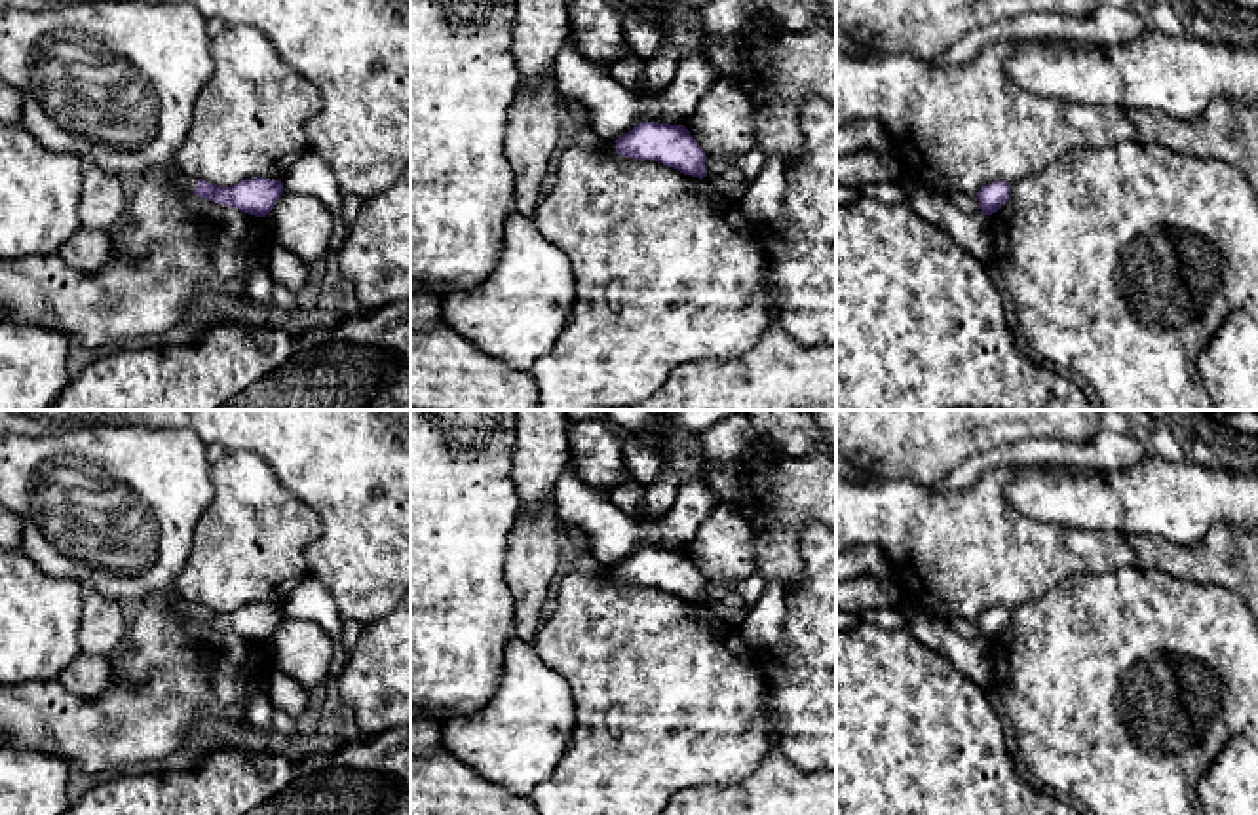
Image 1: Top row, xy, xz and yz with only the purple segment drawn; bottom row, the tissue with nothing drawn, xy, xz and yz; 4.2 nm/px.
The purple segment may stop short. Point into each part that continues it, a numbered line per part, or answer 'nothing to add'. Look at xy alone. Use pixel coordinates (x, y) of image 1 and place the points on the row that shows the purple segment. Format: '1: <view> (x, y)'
1: xy (114, 82)

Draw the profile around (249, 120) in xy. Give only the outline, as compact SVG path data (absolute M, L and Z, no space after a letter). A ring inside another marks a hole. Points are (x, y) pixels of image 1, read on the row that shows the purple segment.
M226 27L211 40L213 74L198 93L190 129L175 152L179 175L217 186L234 186L245 179L285 179L306 152L306 122L319 112L321 93L298 74L255 27Z

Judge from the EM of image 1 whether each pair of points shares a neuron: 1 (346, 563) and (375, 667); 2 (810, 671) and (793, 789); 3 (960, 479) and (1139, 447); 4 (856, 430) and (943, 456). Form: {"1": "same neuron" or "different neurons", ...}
{"1": "different neurons", "2": "different neurons", "3": "same neuron", "4": "same neuron"}

